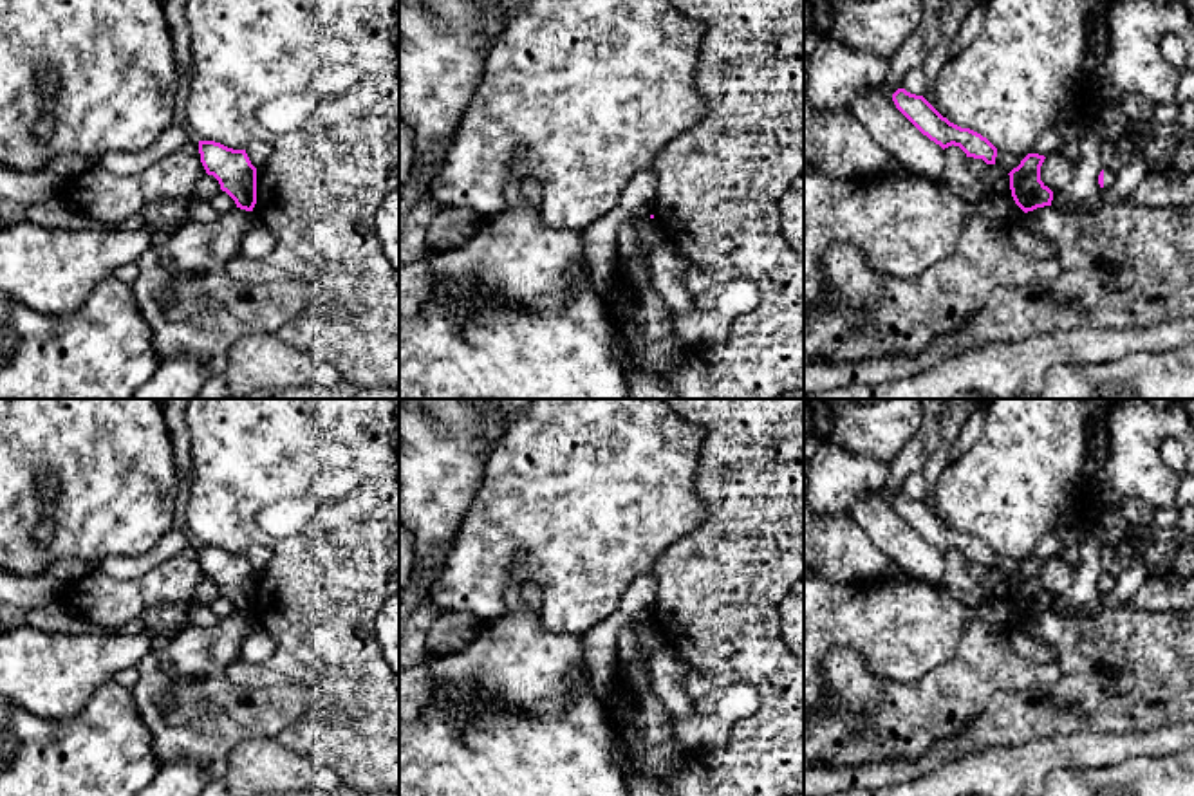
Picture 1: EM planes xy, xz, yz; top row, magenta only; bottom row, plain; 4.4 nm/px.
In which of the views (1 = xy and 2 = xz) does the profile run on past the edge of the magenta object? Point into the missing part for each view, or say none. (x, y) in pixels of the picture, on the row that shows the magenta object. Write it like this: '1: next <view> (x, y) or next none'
1: next none
2: next none

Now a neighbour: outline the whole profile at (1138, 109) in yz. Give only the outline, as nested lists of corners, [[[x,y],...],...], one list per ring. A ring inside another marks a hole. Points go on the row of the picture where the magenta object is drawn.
[[[1129,94],[1120,101],[1131,125],[1151,123],[1154,119],[1154,103],[1140,94]]]

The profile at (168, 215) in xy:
[[[191,195],[184,200],[161,200],[148,204],[139,222],[146,224],[152,231],[175,233],[190,220],[190,208],[201,200],[197,195]]]

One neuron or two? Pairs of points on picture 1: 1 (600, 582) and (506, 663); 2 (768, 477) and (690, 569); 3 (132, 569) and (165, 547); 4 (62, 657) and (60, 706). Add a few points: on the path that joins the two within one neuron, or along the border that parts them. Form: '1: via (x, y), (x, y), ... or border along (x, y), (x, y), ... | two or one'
1: border along (539, 614), (553, 630), (580, 634) | two
2: via (752, 500), (721, 531), (714, 547) | one
3: via (139, 564), (158, 555) | one
4: via (60, 670), (60, 694) | one

